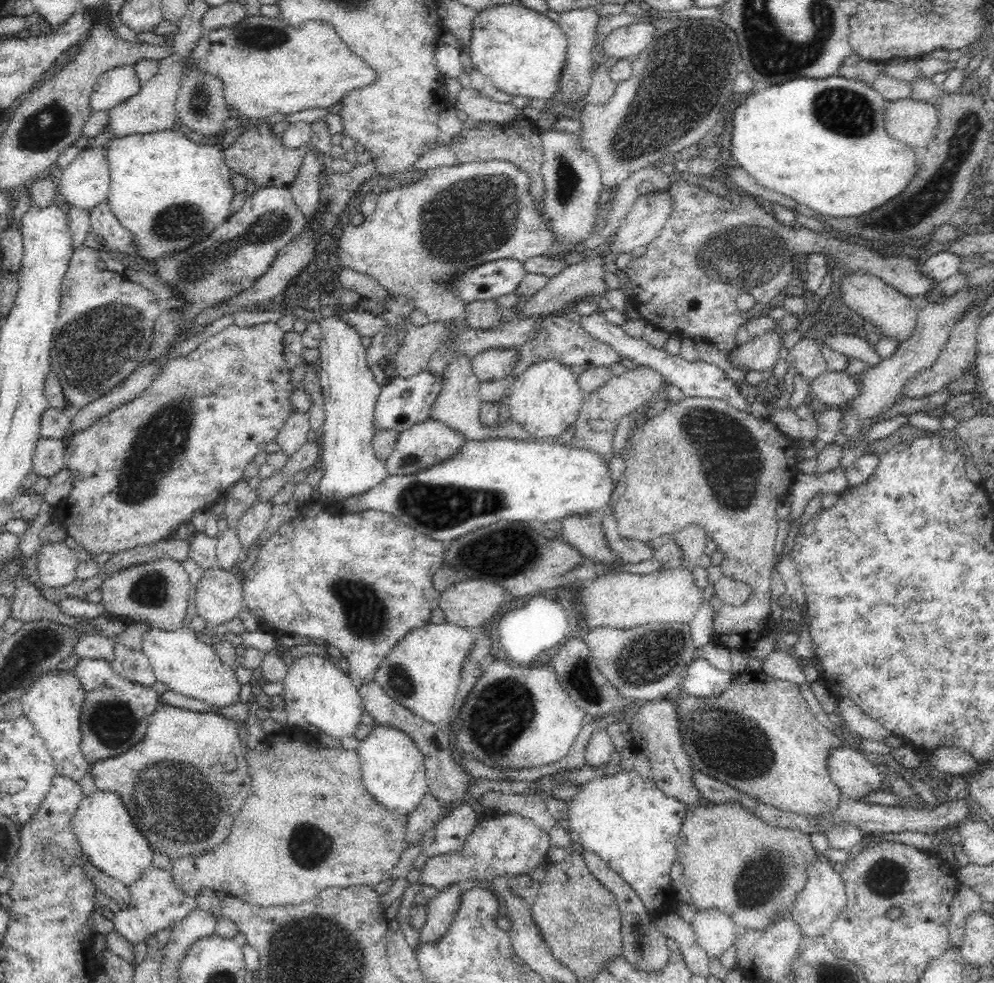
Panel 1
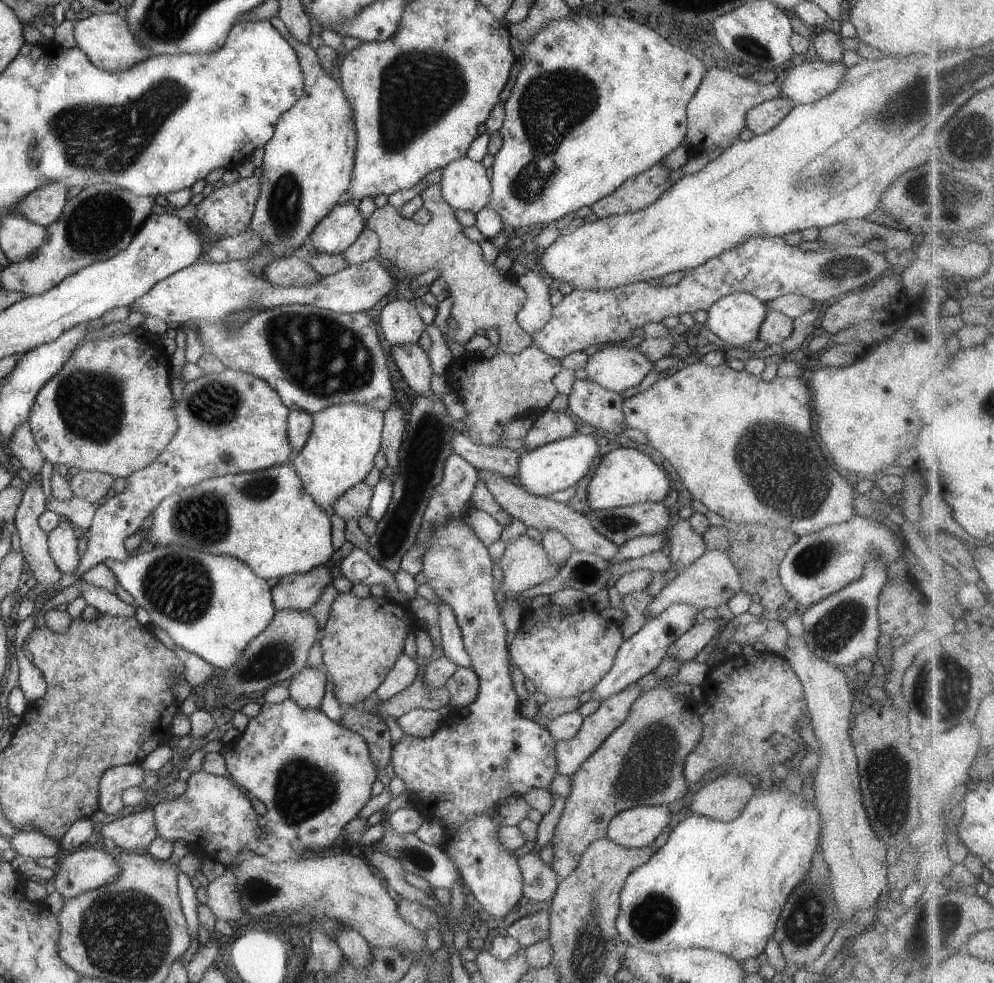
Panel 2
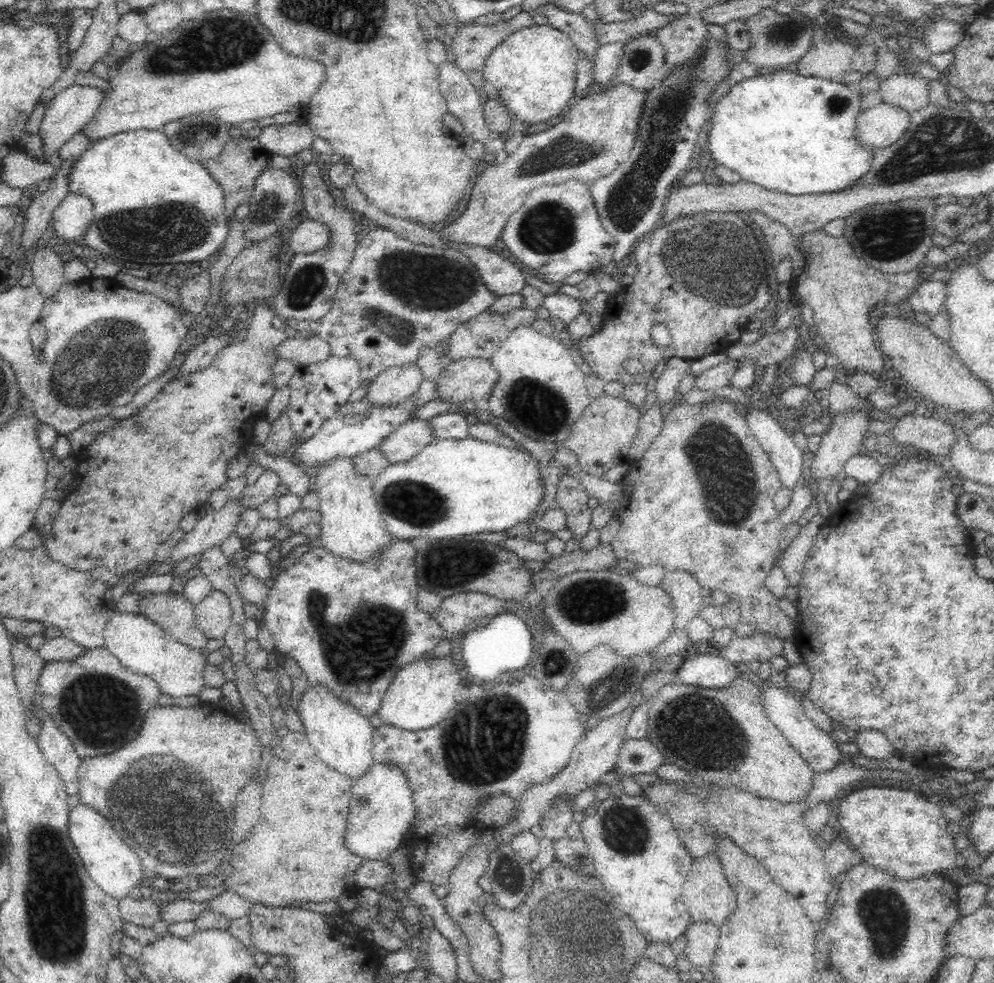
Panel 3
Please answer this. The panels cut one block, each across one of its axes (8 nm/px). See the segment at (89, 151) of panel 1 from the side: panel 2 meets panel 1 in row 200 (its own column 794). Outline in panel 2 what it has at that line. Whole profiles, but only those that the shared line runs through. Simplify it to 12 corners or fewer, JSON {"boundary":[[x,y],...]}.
{"boundary":[[819,58],[784,70],[780,97],[795,106],[840,86],[842,61]]}

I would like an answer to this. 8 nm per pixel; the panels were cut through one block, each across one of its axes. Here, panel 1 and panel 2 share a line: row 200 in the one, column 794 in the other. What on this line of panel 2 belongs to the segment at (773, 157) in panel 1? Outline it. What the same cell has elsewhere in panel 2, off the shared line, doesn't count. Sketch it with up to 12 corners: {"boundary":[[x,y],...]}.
{"boundary":[[779,780],[740,816],[693,813],[619,892],[654,954],[739,963],[775,934],[820,847]]}

